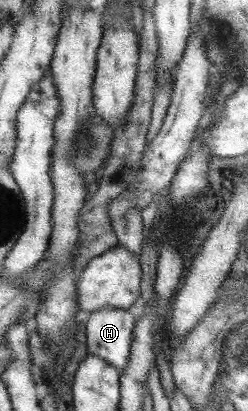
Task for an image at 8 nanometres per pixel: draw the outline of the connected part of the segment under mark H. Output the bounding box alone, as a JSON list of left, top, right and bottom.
[81,306,134,374]

